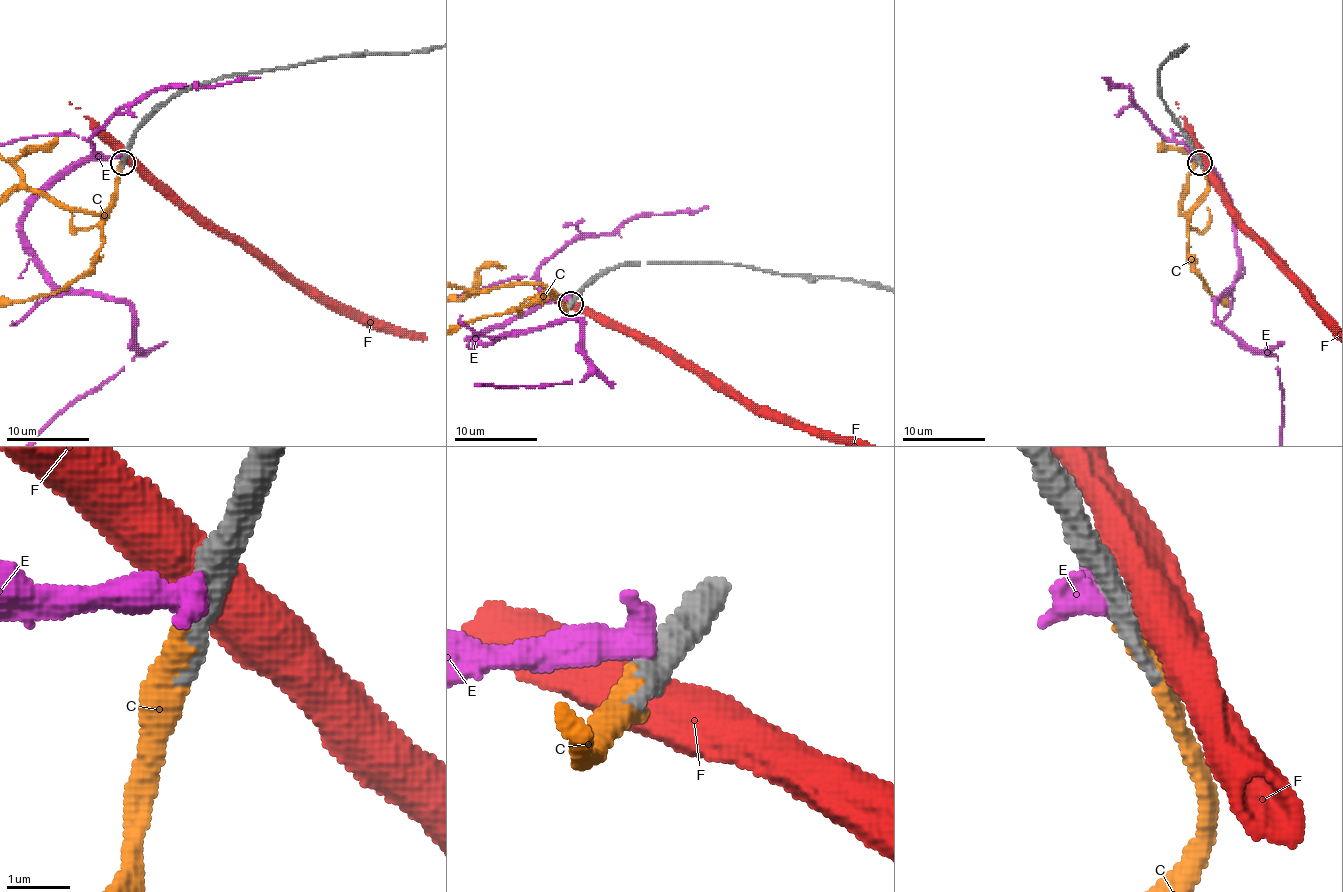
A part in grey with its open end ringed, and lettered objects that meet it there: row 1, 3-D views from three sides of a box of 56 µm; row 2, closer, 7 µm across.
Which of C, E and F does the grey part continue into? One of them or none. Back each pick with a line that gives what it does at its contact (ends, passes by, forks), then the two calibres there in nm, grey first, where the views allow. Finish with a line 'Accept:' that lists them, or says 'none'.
C: it ends; calibres 440 and 440 nm
Accept: C

